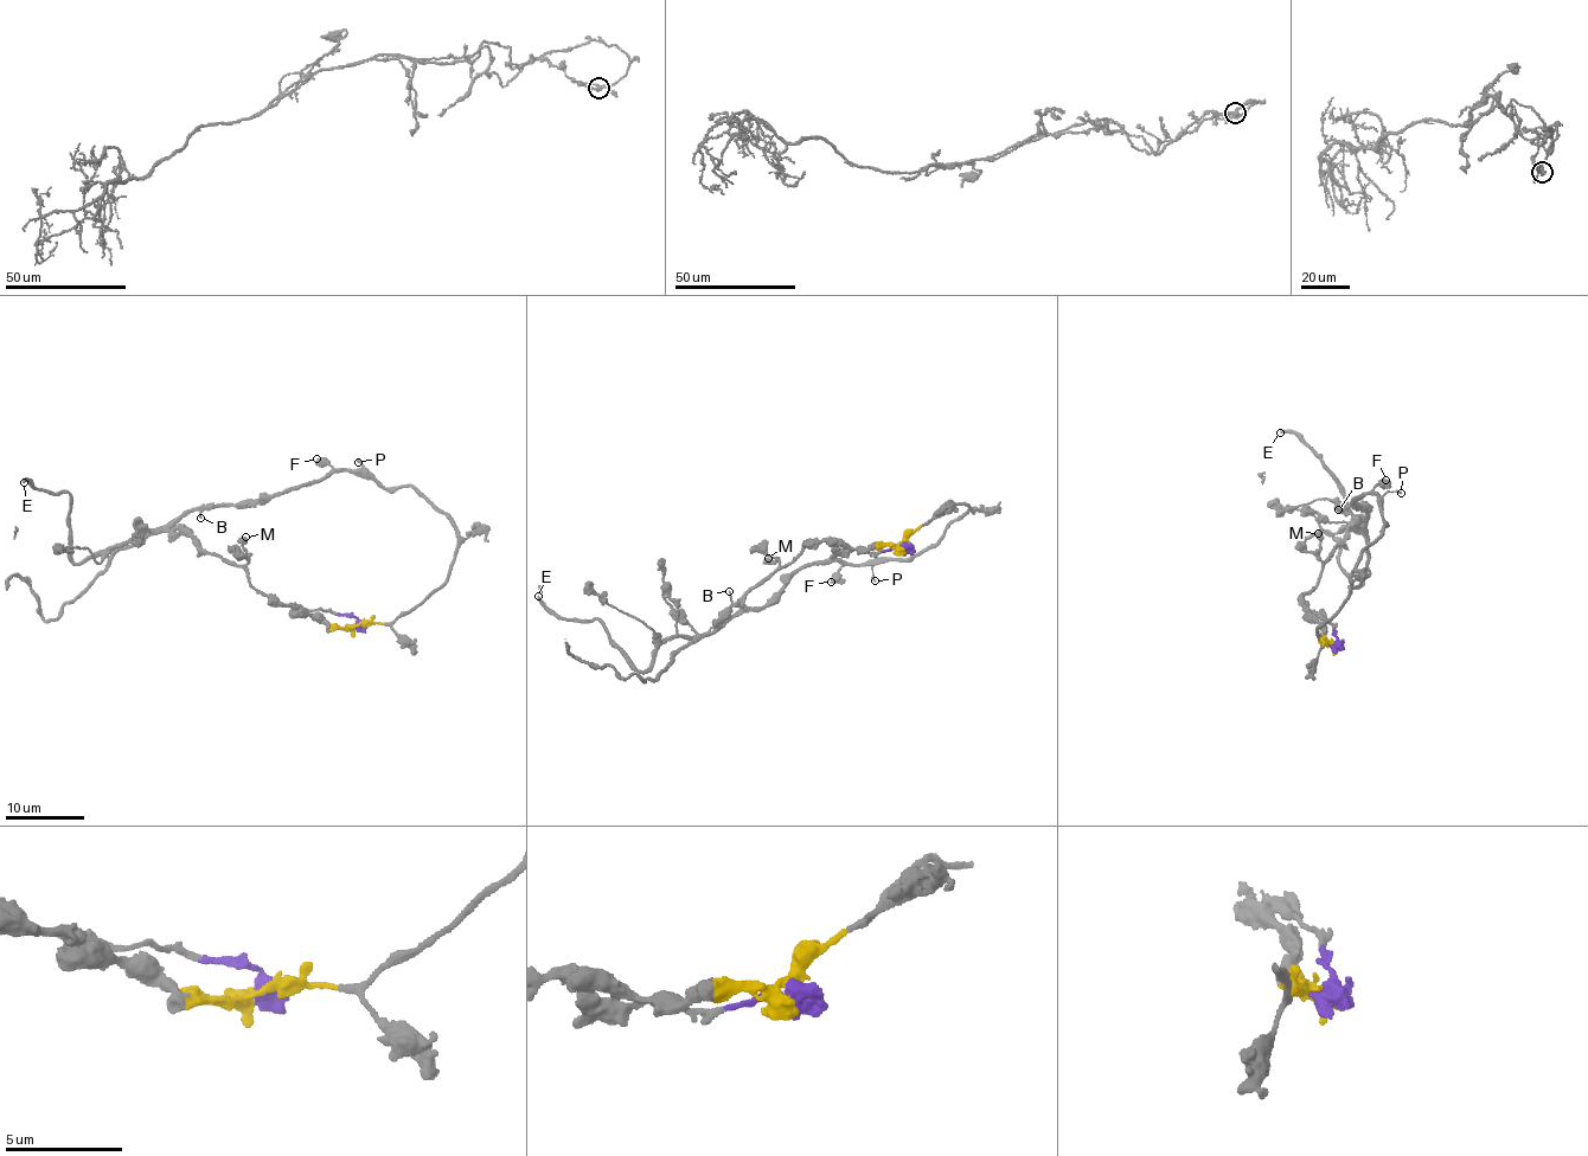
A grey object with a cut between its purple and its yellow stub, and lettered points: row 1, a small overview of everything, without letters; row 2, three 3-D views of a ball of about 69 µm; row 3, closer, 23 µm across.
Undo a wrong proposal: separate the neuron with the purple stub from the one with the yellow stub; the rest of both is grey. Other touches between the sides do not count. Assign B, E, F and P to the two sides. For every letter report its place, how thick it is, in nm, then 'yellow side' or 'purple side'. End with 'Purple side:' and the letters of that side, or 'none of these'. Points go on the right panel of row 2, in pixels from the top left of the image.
B: at (1338, 509); 150 nm thick; yellow side
E: at (1280, 432); 260 nm thick; yellow side
F: at (1385, 480); 650 nm thick; yellow side
P: at (1401, 493); 170 nm thick; yellow side
Purple side: none of these

